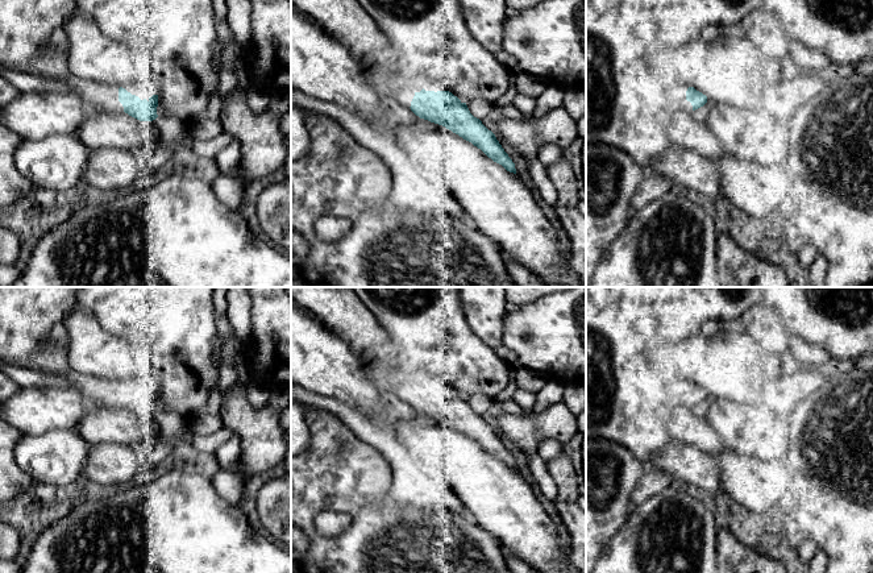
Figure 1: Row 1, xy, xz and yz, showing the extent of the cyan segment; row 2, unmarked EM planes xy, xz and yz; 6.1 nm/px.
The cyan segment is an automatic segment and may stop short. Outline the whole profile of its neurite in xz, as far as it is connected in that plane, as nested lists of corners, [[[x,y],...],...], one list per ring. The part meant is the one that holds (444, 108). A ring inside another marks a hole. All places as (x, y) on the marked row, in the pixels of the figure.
[[[373,66],[362,68],[363,79],[383,97],[394,97],[420,119],[445,126],[481,149],[494,162],[516,174],[515,163],[504,151],[495,134],[474,117],[466,103],[449,91],[415,92],[406,76]]]

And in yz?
[[[689,87],[686,91],[686,101],[682,104],[682,107],[691,112],[701,107],[703,107],[707,103],[707,96],[702,92],[697,91],[694,87]]]

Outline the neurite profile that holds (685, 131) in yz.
[[[682,112],[677,115],[666,132],[670,142],[679,148],[694,150],[703,158],[716,161],[726,154],[720,141],[711,129],[689,113]]]

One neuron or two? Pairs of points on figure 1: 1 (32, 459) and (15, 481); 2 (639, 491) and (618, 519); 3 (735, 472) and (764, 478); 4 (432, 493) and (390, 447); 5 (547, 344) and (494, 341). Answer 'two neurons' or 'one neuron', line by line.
1: two neurons
2: two neurons
3: one neuron
4: one neuron
5: two neurons

